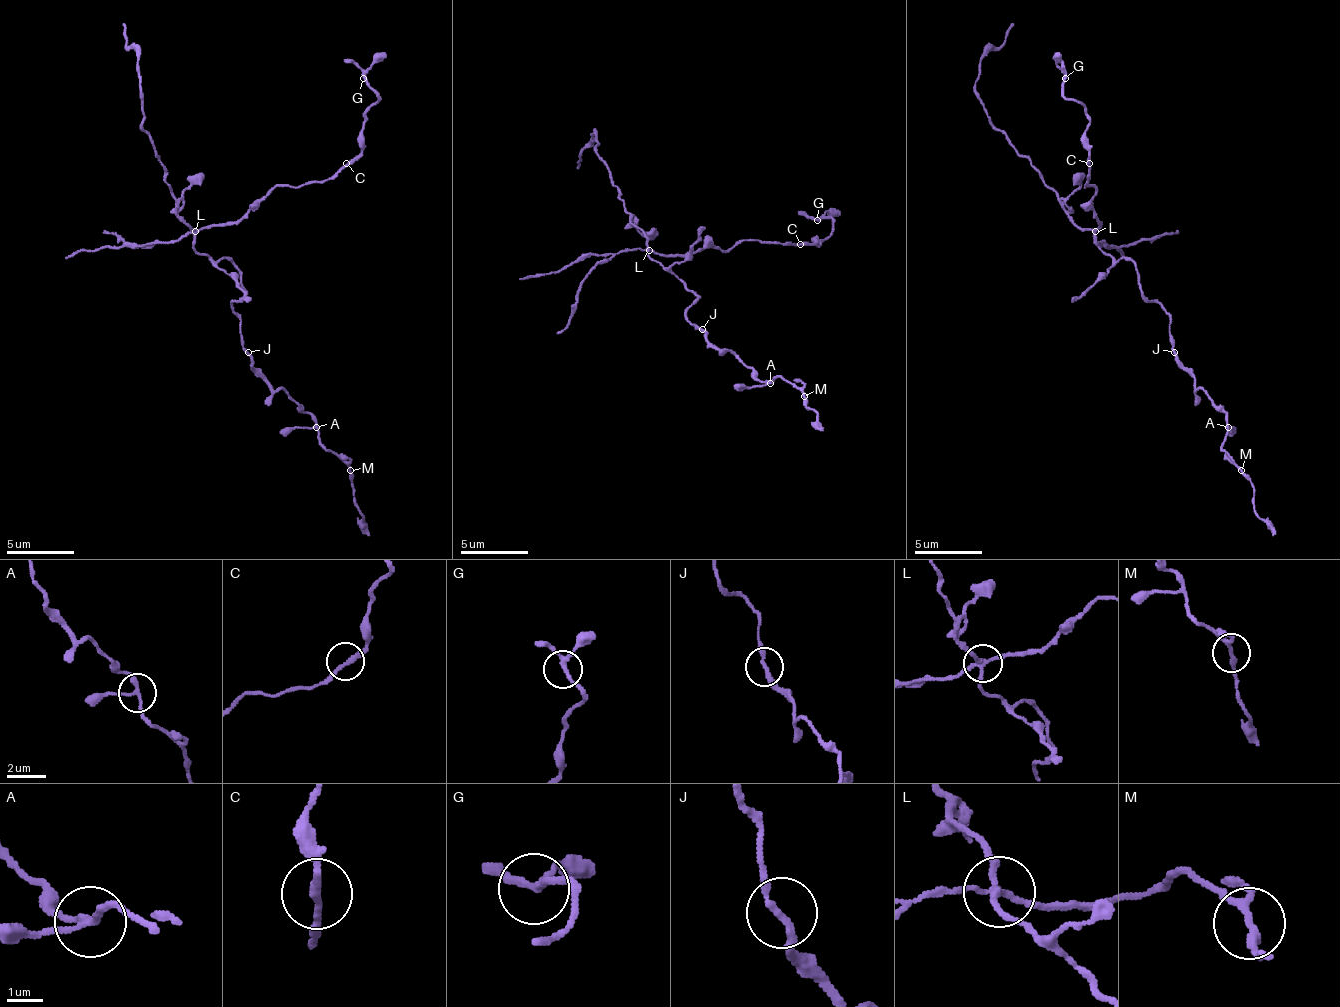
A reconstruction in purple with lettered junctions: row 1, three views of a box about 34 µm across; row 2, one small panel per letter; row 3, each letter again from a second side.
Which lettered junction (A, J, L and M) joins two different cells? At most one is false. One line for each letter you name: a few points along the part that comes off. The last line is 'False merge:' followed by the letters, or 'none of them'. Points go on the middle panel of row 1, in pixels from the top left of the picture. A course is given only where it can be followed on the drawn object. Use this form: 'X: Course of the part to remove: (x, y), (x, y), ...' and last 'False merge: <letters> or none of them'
L: Course of the part to remove: (648, 251), (692, 254), (729, 247), (743, 241), (817, 244), (831, 234), (827, 217), (821, 217), (841, 214)
False merge: L

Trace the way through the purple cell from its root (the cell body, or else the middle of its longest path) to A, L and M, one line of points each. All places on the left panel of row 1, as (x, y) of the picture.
A: (228, 258), (238, 268), (245, 291), (231, 301), (242, 349), (275, 389), (313, 416), (316, 427)
L: (228, 258), (211, 261), (201, 254), (194, 247), (194, 230)
M: (228, 258), (238, 268), (245, 291), (231, 301), (242, 349), (275, 389), (313, 416), (319, 443), (350, 470)

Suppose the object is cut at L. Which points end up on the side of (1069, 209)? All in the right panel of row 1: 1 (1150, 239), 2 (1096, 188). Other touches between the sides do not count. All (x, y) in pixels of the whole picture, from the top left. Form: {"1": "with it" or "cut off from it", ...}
{"1": "cut off from it", "2": "cut off from it"}

